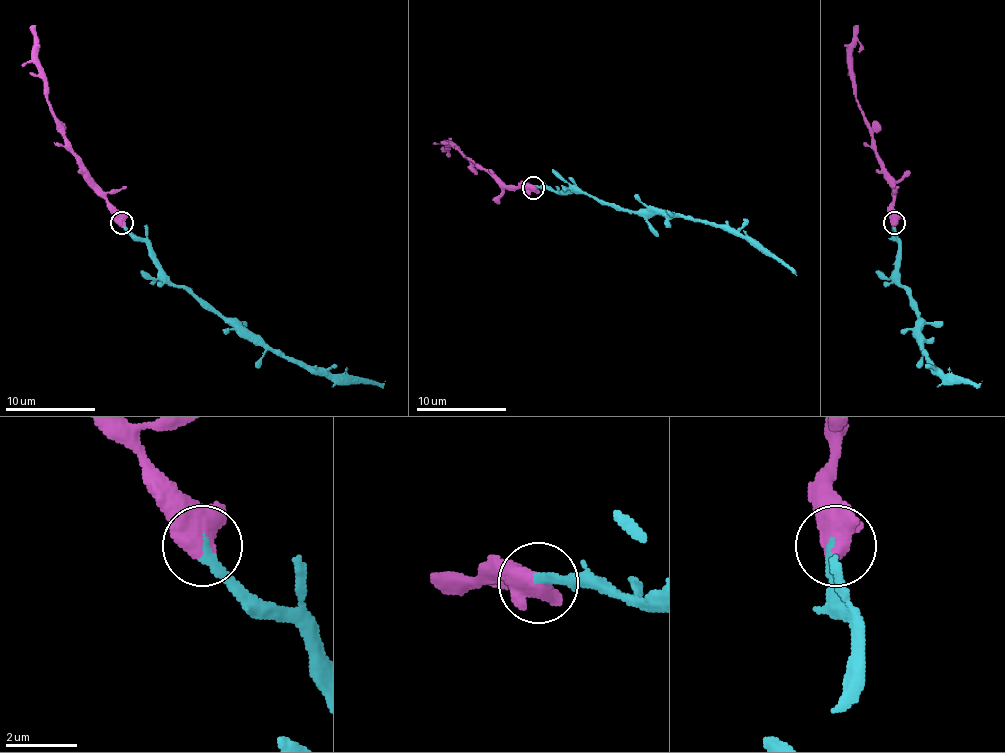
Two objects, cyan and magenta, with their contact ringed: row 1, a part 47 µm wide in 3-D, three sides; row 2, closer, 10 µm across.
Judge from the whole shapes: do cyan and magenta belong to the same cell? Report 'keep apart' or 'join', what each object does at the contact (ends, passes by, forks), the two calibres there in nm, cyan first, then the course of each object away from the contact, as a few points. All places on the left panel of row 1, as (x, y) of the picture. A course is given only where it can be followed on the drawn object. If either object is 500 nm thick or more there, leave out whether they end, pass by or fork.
join; 320 nm thick on the cyan side, 600 nm on the other; cyan runs (122, 222), (147, 244), (151, 260), (169, 280), (187, 287), (275, 350), (336, 375), (385, 381); magenta runs (122, 222), (122, 215), (73, 150), (46, 98), (46, 75), (37, 57), (37, 42), (30, 26)

